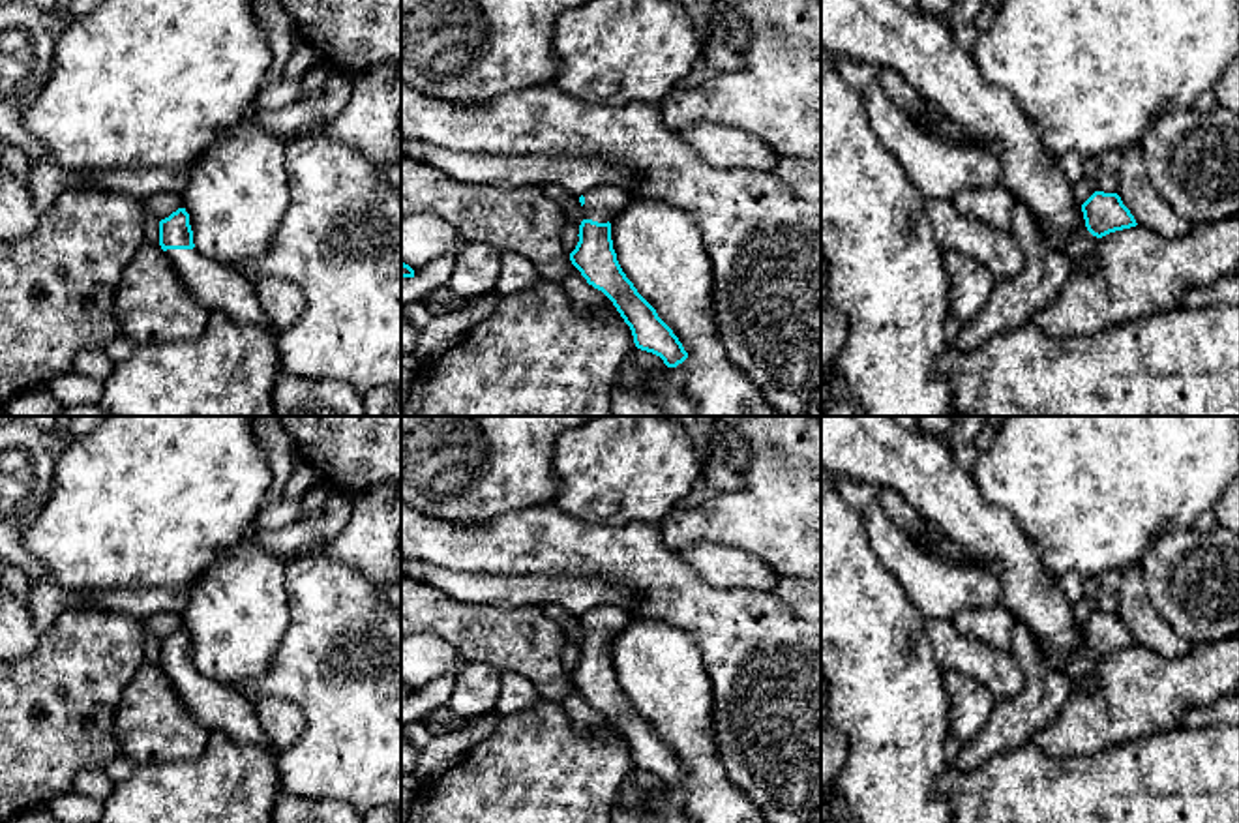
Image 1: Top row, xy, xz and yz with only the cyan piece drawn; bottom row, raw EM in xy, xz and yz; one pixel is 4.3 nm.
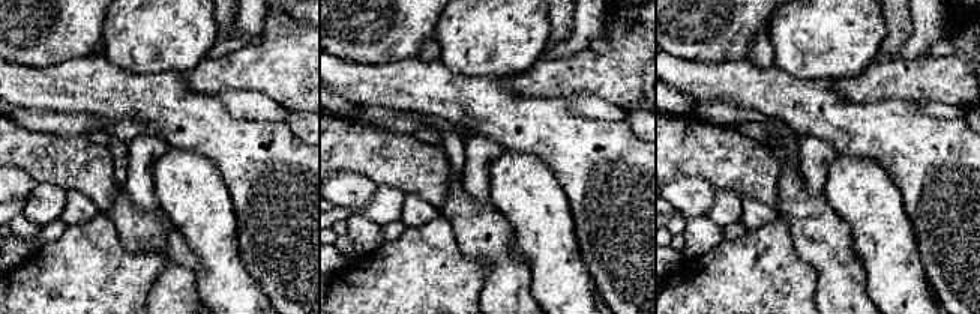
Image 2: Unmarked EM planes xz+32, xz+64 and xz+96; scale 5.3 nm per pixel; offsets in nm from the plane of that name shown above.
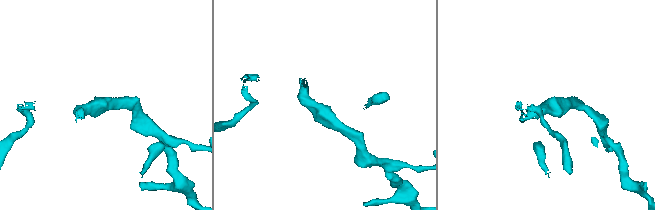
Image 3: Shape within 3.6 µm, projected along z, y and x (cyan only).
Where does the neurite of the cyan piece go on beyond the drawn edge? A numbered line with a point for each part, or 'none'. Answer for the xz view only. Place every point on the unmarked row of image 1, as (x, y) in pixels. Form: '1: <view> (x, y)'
1: xz (602, 625)

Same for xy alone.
1: xy (218, 707)

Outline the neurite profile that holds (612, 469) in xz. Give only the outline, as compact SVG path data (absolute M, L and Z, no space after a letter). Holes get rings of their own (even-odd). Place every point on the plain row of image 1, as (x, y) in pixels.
M592 416L557 437L551 467L559 484L553 506L592 525L658 525L703 474L692 437L664 416Z

